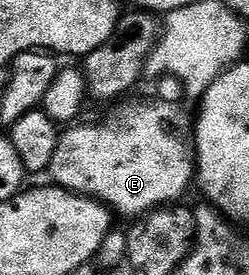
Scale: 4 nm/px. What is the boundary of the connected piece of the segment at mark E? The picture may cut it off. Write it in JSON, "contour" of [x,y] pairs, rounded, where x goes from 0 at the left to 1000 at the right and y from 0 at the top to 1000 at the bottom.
{"contour":[[[498,371],[470,378],[490,385],[458,382],[438,429],[378,458],[265,469],[277,476],[229,505],[193,629],[257,691],[386,720],[458,782],[546,800],[739,724],[727,716],[783,662],[783,545],[767,527],[763,433],[743,433],[703,375]]]}

